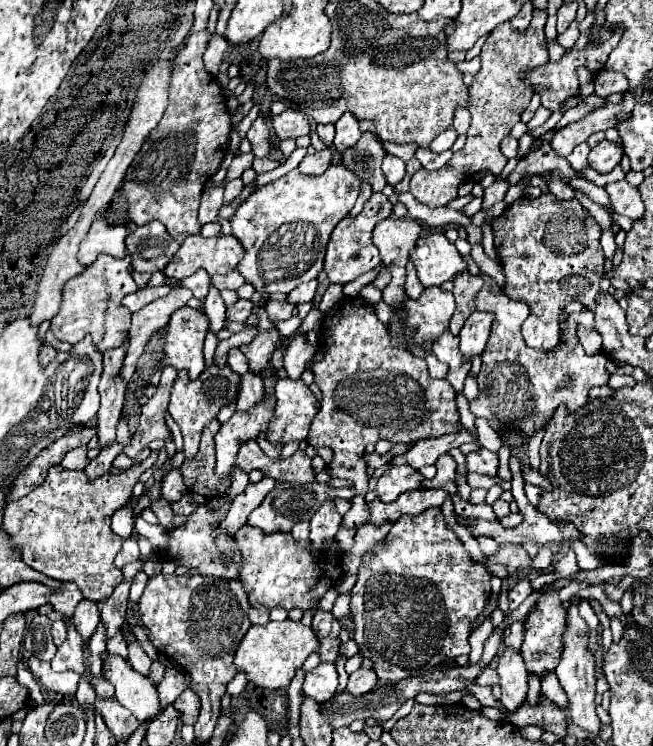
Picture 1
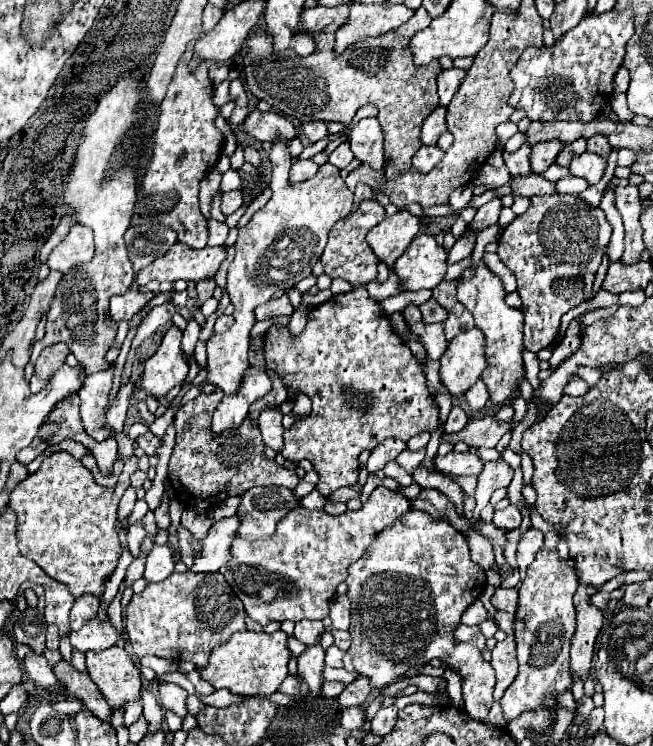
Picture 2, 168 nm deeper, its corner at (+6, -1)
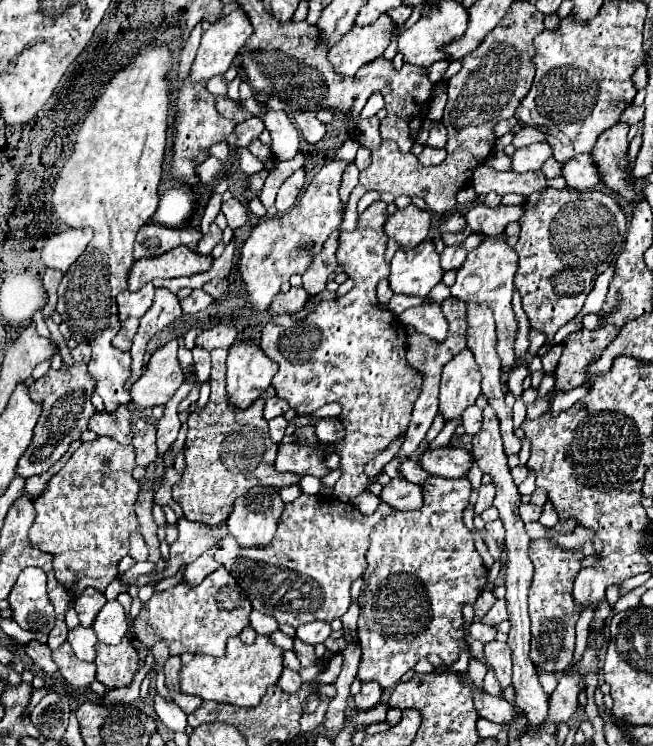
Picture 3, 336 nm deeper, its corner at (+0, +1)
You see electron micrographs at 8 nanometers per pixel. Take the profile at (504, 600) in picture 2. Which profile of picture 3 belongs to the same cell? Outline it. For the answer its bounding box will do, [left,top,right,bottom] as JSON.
[482,600,508,624]

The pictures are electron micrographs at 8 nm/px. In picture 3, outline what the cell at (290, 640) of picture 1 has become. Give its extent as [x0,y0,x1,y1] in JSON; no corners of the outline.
[180,636,282,708]

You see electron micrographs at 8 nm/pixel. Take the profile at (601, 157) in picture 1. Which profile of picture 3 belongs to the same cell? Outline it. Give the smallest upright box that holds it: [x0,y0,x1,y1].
[562,154,600,190]

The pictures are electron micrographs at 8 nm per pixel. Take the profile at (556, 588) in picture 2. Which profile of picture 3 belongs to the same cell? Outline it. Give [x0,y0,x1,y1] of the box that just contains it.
[530,538,584,674]

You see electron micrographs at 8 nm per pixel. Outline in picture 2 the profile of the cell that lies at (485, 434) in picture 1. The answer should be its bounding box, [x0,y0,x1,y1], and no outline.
[464,379,489,410]

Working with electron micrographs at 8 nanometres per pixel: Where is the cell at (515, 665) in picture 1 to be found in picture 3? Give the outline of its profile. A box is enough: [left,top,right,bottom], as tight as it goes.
[484,642,512,688]

